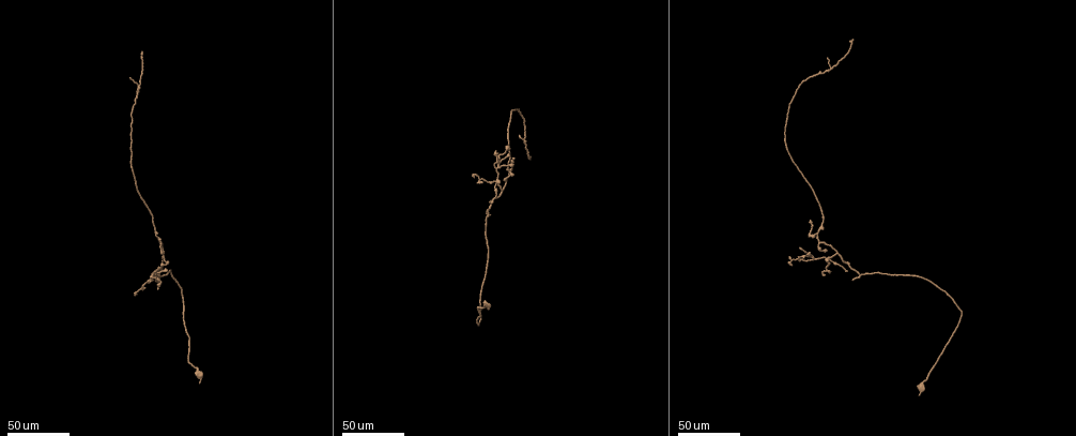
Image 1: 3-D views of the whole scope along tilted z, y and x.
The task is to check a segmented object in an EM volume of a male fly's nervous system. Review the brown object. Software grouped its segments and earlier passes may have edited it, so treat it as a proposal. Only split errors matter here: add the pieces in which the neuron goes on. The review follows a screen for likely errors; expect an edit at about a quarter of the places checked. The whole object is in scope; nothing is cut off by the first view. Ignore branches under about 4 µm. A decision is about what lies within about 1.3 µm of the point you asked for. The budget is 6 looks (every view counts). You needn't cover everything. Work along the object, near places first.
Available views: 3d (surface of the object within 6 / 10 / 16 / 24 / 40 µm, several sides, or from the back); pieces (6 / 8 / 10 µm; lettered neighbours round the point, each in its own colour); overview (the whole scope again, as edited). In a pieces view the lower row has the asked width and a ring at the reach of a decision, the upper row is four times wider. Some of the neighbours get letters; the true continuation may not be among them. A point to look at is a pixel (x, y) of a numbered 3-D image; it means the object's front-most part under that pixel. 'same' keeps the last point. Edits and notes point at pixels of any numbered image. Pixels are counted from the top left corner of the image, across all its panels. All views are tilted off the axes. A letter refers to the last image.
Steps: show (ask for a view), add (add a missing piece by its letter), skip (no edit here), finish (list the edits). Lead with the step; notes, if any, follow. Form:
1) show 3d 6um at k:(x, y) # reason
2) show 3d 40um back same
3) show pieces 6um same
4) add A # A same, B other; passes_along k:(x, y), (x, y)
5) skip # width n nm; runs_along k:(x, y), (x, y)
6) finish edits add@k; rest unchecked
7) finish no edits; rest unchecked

show 3d 24um at 1:(830, 269) # branch stops here

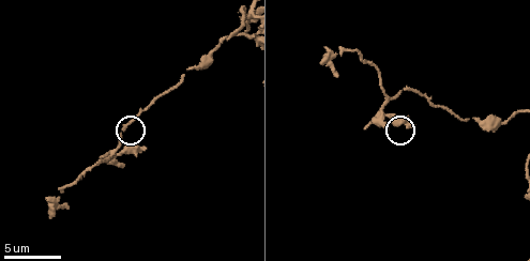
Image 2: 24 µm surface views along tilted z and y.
show pieces 10um at 2:(411, 124) # see the neighbours

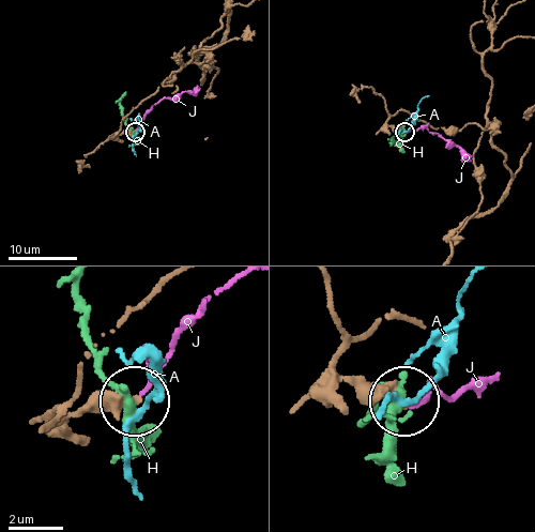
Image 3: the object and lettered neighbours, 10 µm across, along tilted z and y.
add J # width 310 nm; A other, H other, J same; the neuron continues

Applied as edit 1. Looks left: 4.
show overview # redraw

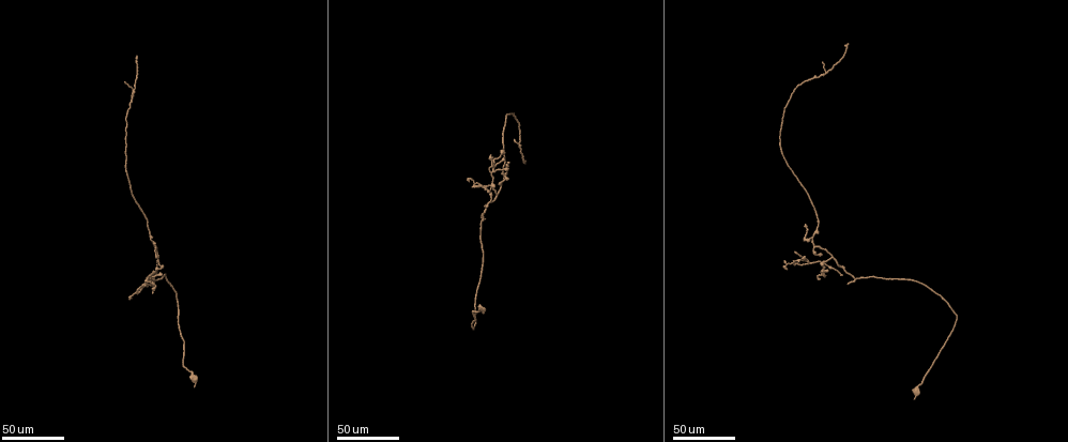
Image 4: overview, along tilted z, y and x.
show 3d 40um at 4:(783, 260) # branch stops here

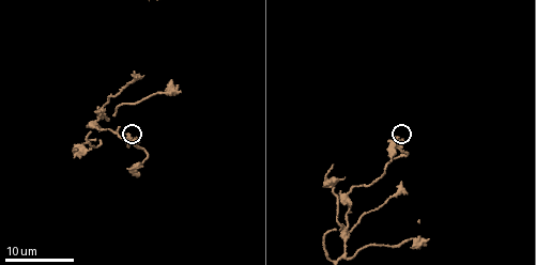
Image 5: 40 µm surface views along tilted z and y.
show 3d 10um at 5:(396, 135) # closer look

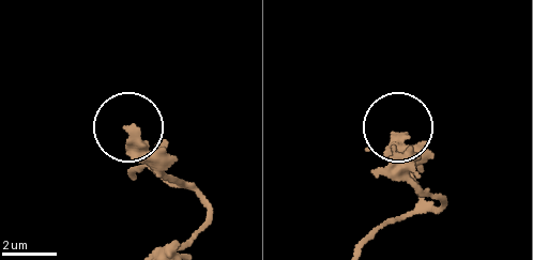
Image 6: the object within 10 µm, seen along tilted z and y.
show pieces 8um at 6:(132, 128) # see the neighbours

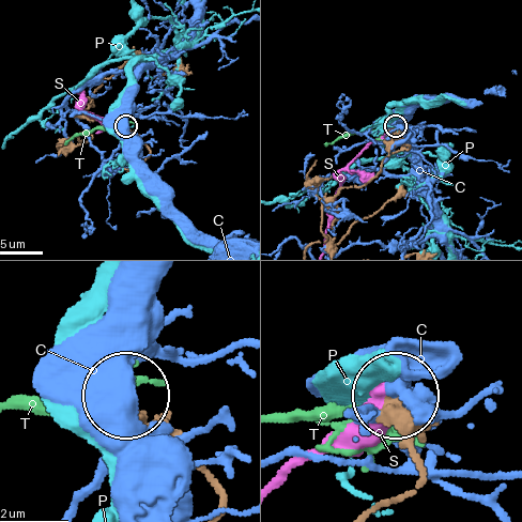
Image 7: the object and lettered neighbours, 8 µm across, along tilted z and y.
skip # C other, P other, S other, T other; no lettered piece goes on from it

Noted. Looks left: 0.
finish edits add@3; rest unchecked

